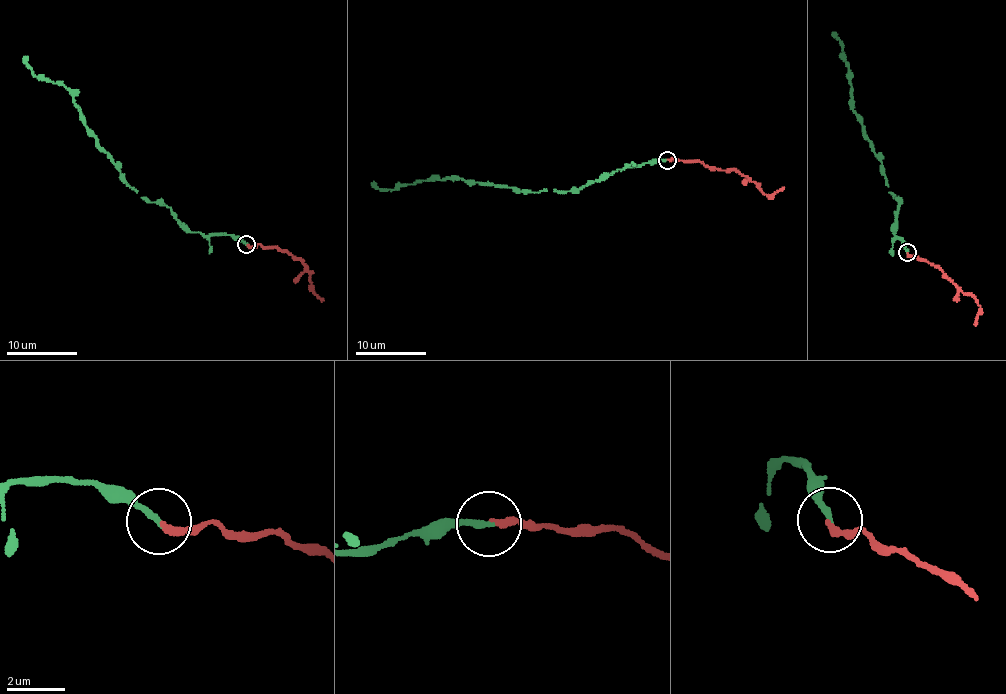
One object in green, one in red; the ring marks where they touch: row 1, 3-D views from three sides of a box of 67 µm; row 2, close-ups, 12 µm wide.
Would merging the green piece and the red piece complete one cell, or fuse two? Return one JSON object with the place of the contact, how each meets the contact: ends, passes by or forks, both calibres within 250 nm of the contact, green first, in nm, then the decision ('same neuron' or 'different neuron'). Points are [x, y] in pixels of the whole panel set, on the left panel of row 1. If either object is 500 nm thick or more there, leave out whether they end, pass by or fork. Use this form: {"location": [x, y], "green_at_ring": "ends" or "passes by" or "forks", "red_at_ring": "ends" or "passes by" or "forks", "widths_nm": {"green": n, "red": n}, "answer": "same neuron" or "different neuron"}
{"location": [246, 244], "green_at_ring": "ends", "red_at_ring": "ends", "widths_nm": {"green": 200, "red": 240}, "answer": "same neuron"}

